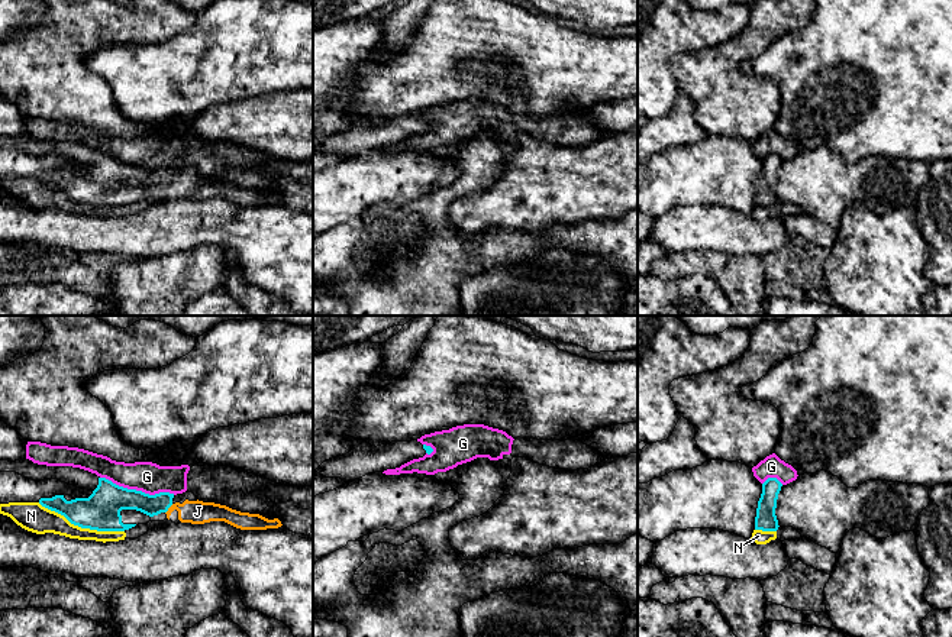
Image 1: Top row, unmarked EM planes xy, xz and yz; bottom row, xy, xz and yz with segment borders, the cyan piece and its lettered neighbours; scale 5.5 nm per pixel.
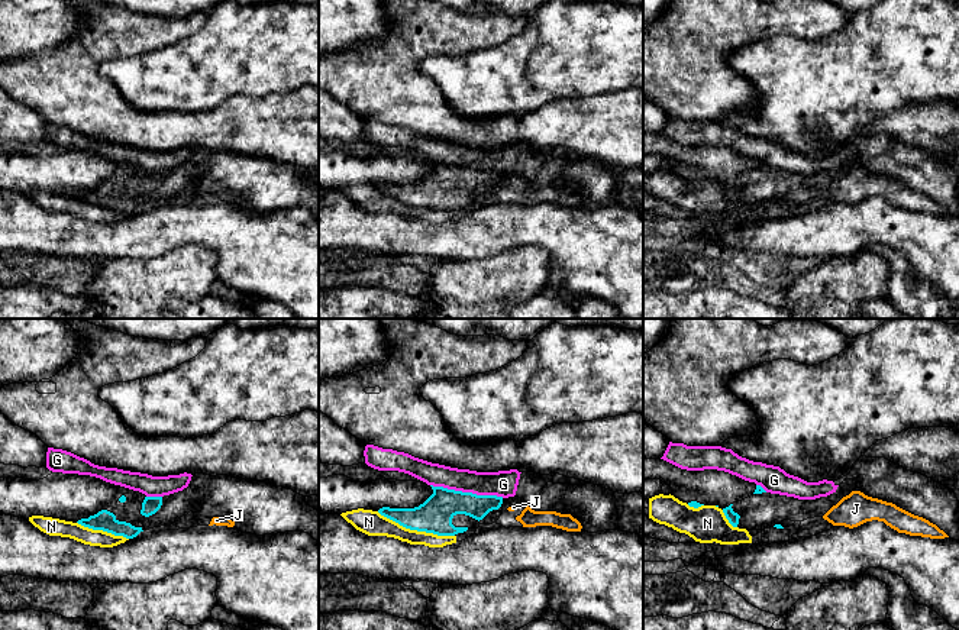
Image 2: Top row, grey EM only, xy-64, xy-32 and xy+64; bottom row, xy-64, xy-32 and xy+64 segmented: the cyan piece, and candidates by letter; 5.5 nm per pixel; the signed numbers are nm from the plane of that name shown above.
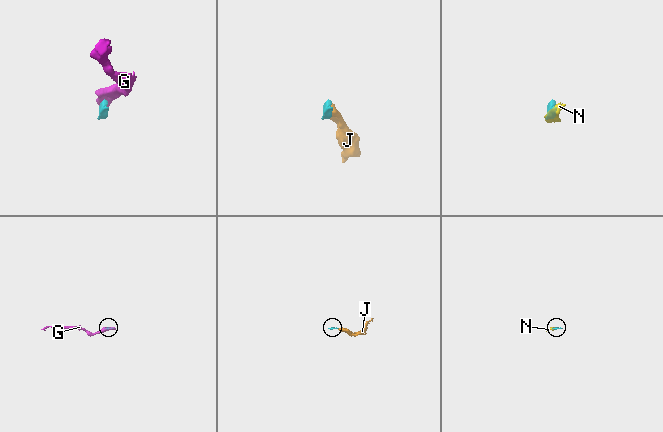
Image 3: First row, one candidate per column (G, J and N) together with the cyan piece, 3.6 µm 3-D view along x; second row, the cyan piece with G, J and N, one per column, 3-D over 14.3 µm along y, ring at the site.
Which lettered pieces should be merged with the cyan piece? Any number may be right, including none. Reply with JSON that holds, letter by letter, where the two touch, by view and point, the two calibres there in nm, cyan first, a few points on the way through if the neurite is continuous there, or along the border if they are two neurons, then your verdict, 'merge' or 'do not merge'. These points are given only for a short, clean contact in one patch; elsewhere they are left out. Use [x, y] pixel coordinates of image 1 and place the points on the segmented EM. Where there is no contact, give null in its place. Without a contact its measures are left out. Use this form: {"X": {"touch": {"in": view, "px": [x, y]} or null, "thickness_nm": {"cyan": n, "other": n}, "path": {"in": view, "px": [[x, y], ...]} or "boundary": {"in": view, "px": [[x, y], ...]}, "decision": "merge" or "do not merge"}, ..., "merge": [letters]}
{"G": {"touch": {"in": "xy", "px": [138, 491]}, "thickness_nm": {"cyan": 220, "other": 170}, "boundary": {"in": "xy", "px": [[100, 477], [149, 494], [174, 494]]}, "decision": "do not merge"}, "J": {"touch": {"in": "xy", "px": [168, 507]}, "thickness_nm": {"cyan": 120, "other": 130}, "path": {"in": "xy", "px": [[125, 498], [168, 507], [197, 511]]}, "decision": "merge"}, "N": {"touch": {"in": "xy", "px": [81, 527]}, "thickness_nm": {"cyan": 220, "other": 150}, "decision": "do not merge"}, "merge": ["J"]}

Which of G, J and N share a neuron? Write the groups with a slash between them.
G / J / N

